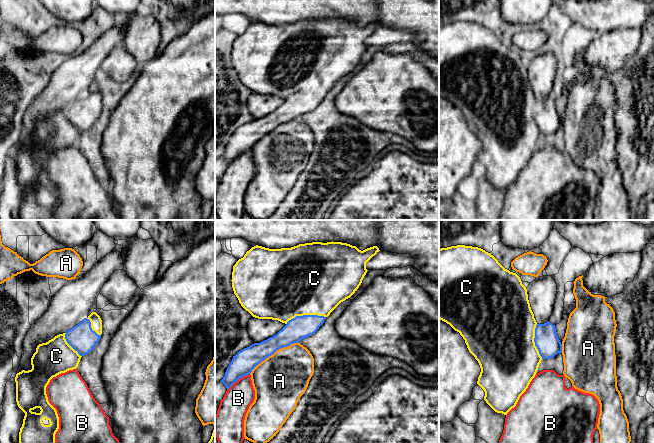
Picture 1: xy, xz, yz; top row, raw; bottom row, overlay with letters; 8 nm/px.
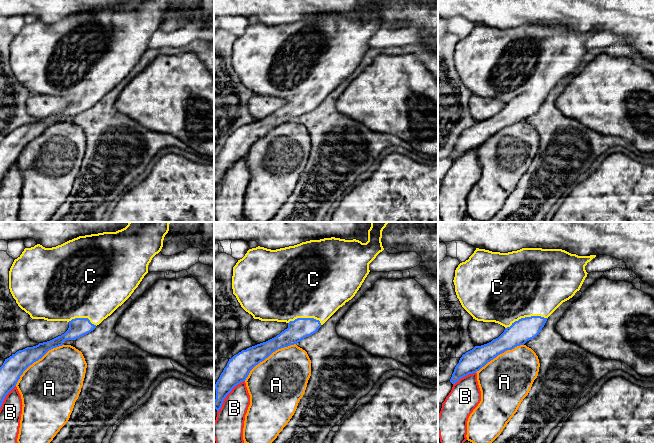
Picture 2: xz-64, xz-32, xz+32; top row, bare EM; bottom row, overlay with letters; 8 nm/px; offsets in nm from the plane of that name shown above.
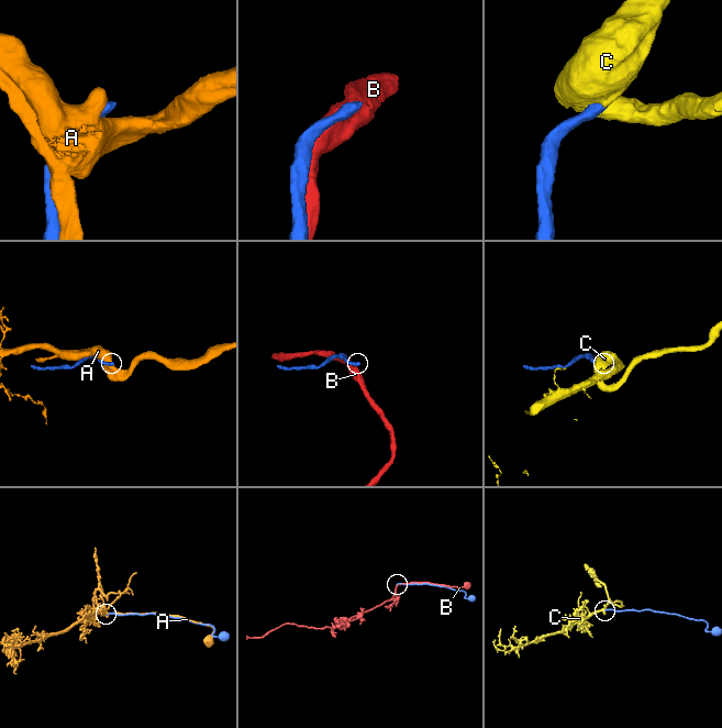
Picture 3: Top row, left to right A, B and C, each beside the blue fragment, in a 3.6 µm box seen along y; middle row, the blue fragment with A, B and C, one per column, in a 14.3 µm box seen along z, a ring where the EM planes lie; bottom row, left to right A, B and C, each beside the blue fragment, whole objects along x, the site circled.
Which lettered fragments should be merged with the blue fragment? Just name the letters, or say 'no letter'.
C

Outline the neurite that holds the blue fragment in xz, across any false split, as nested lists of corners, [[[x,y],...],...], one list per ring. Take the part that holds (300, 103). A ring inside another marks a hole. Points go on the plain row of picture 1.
[[[312,18],[291,24],[254,22],[233,42],[232,64],[241,82],[258,95],[278,96],[286,101],[273,113],[239,127],[222,158],[229,165],[240,154],[277,126],[313,111],[330,89],[359,64],[367,49],[366,39],[379,28],[377,22],[363,27],[342,18]]]

